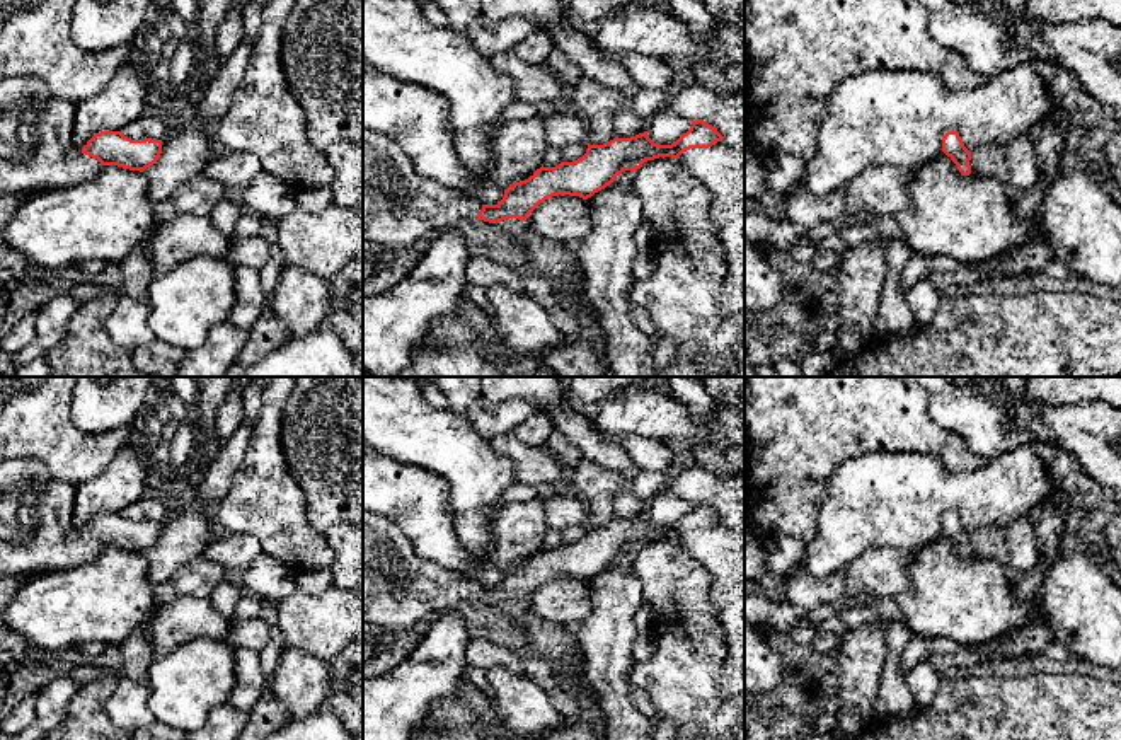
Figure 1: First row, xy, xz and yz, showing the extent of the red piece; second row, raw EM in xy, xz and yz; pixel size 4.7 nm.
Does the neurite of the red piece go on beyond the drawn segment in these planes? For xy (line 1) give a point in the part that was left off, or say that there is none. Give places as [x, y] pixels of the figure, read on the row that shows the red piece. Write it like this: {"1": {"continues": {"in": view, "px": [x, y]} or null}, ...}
{"1": {"continues": {"in": "xy", "px": [36, 150]}}}

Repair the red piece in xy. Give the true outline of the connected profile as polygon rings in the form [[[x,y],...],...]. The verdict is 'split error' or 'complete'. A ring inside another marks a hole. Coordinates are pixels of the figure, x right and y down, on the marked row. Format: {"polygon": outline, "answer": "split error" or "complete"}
{"polygon": [[[34,75],[0,82],[0,194],[29,194],[70,188],[94,177],[102,165],[143,172],[162,153],[162,140],[131,140],[121,131],[95,133],[80,150],[73,145],[75,104],[56,97]]], "answer": "split error"}

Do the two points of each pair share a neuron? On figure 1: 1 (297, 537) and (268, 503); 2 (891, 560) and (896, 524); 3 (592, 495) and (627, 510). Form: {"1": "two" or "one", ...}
{"1": "one", "2": "two", "3": "two"}

